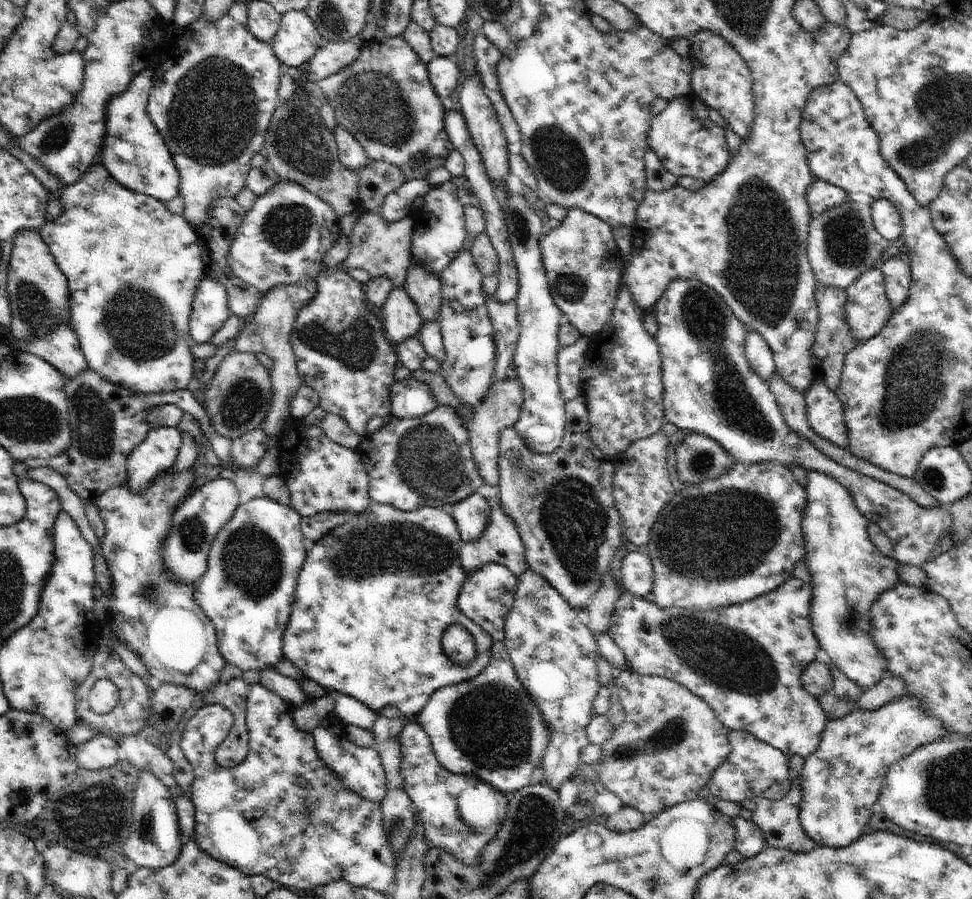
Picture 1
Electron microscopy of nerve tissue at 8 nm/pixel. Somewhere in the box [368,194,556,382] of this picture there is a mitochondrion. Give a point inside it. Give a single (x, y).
(519, 227)

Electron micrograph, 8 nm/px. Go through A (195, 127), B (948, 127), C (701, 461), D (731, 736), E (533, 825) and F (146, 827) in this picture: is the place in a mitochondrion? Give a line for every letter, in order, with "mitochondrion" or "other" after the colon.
A: mitochondrion
B: mitochondrion
C: mitochondrion
D: other
E: mitochondrion
F: mitochondrion

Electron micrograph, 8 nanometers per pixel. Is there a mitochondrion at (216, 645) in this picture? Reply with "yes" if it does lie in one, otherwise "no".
no

